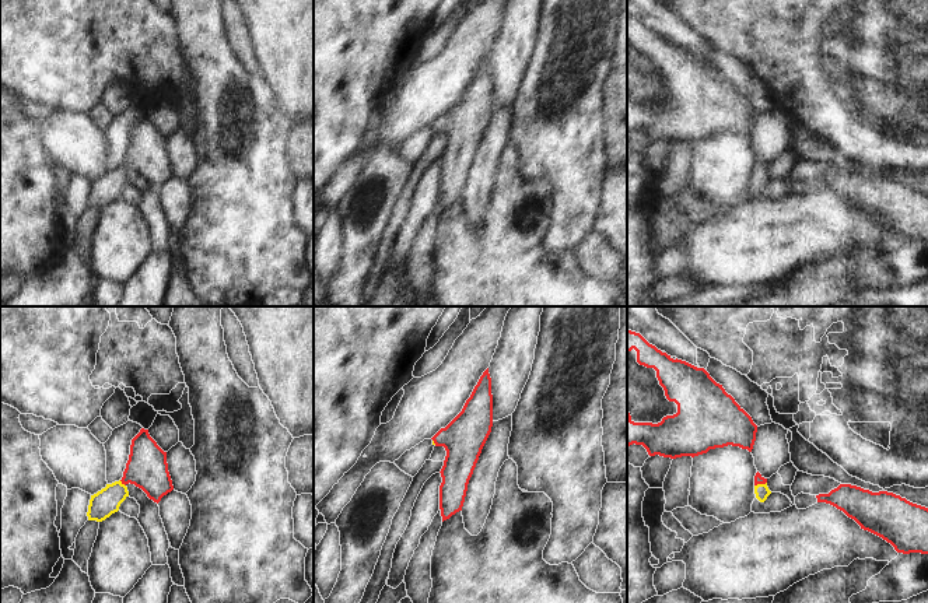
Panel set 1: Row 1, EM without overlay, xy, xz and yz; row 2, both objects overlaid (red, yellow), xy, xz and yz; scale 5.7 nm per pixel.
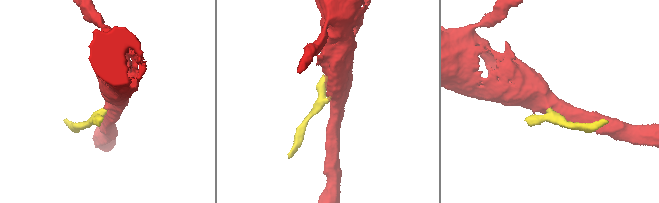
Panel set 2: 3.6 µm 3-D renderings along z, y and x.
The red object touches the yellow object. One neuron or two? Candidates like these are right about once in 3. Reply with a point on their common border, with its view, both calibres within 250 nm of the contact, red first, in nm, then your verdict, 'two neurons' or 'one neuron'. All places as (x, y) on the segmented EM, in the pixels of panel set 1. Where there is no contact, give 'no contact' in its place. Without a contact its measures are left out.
meets red in xy at (122, 483); 240 nm thick on the red side, 150 nm on the other; one neuron

